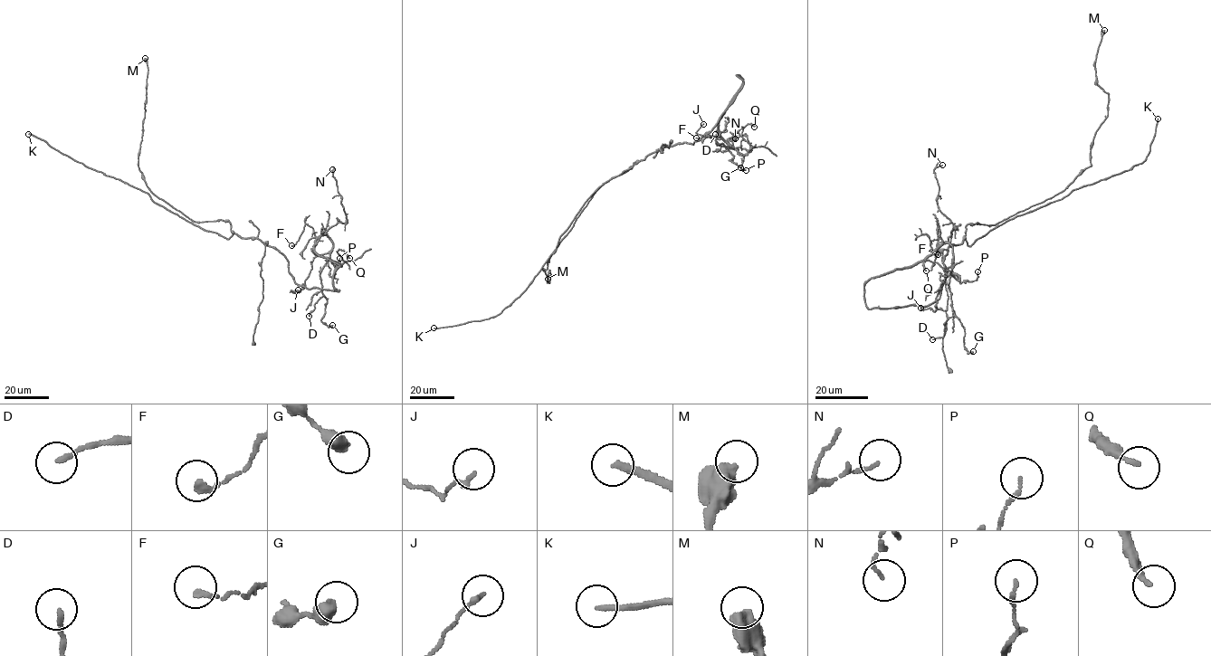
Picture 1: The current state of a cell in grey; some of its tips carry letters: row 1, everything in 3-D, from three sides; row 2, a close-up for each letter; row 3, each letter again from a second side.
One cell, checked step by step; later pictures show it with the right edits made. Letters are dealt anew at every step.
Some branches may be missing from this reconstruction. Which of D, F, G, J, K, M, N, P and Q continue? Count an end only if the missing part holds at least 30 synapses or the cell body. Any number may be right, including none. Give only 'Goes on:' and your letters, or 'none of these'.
Goes on: K

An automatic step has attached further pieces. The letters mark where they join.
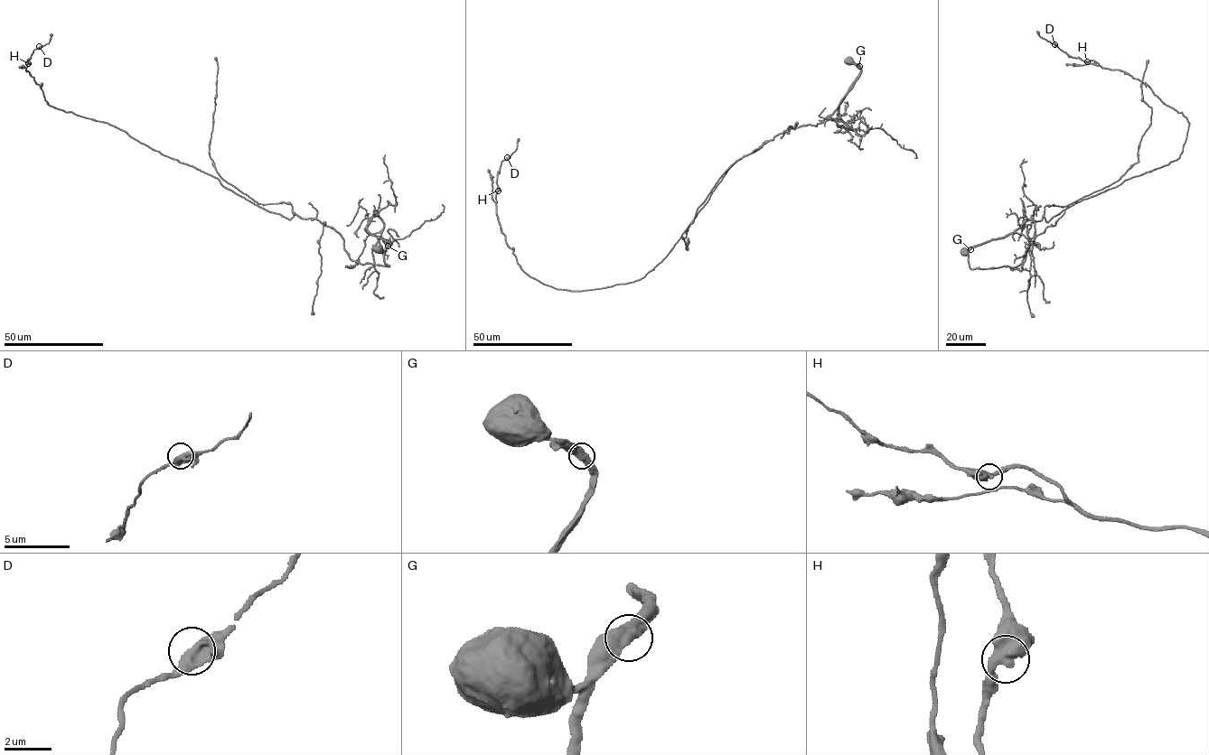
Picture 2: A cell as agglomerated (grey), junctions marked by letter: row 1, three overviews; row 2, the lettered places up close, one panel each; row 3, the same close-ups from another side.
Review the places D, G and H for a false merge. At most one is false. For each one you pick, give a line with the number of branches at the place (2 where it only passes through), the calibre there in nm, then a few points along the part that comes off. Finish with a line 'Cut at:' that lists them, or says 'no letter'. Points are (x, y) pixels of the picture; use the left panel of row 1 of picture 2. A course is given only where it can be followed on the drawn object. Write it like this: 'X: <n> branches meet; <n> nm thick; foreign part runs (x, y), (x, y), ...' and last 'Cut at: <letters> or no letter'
Cut at: no letter

